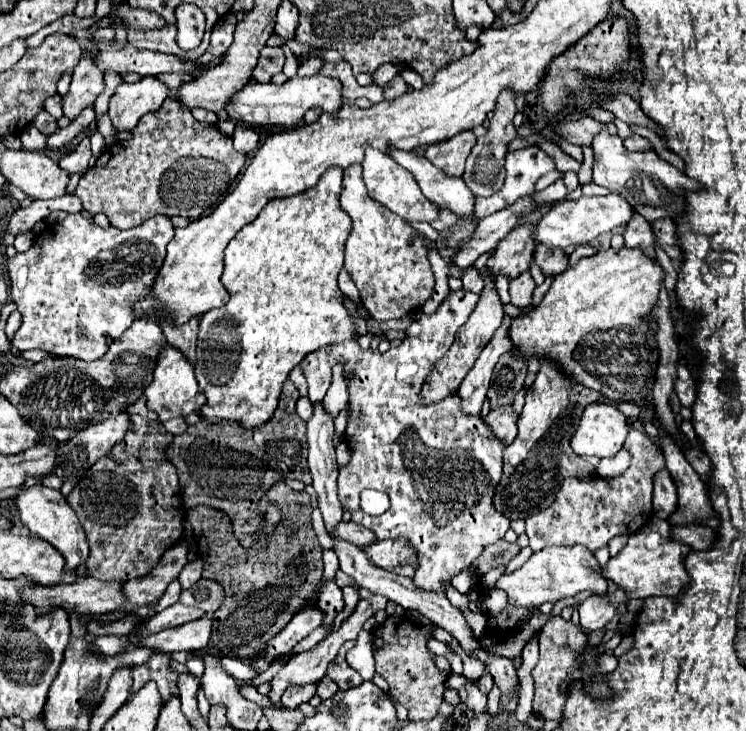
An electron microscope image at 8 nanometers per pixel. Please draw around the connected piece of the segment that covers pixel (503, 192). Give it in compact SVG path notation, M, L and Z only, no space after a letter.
M538 146L510 152L506 156L504 186L488 198L476 196L474 198L474 216L478 220L482 220L498 210L504 210L506 206L514 204L516 200L520 200L524 196L532 196L536 180L554 168L556 168L554 160Z

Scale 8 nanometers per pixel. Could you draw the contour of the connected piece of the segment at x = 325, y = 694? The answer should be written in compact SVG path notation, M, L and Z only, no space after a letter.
M324 676L322 680L320 680L320 684L318 684L318 688L316 688L316 694L322 698L322 700L326 700L326 698L330 698L330 696L334 696L338 692L338 686L328 678L328 676Z

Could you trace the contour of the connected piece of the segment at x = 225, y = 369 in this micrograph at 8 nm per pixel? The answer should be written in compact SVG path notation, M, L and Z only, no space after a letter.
M332 166L324 172L318 184L302 194L270 200L260 216L242 228L226 248L226 266L222 284L230 300L222 308L214 308L200 318L198 354L196 354L196 380L206 396L200 416L216 424L218 420L234 420L250 430L266 424L276 406L282 386L290 370L302 358L318 348L334 342L354 340L358 332L348 318L338 288L338 272L344 264L344 242L350 234L350 218L340 208L340 182L342 168Z

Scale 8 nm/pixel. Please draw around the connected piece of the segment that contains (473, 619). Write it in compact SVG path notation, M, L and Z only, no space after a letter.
M460 610L466 616L466 624L470 624L470 630L480 638L484 634L486 628L486 616L482 616L482 612L472 612L472 610Z

